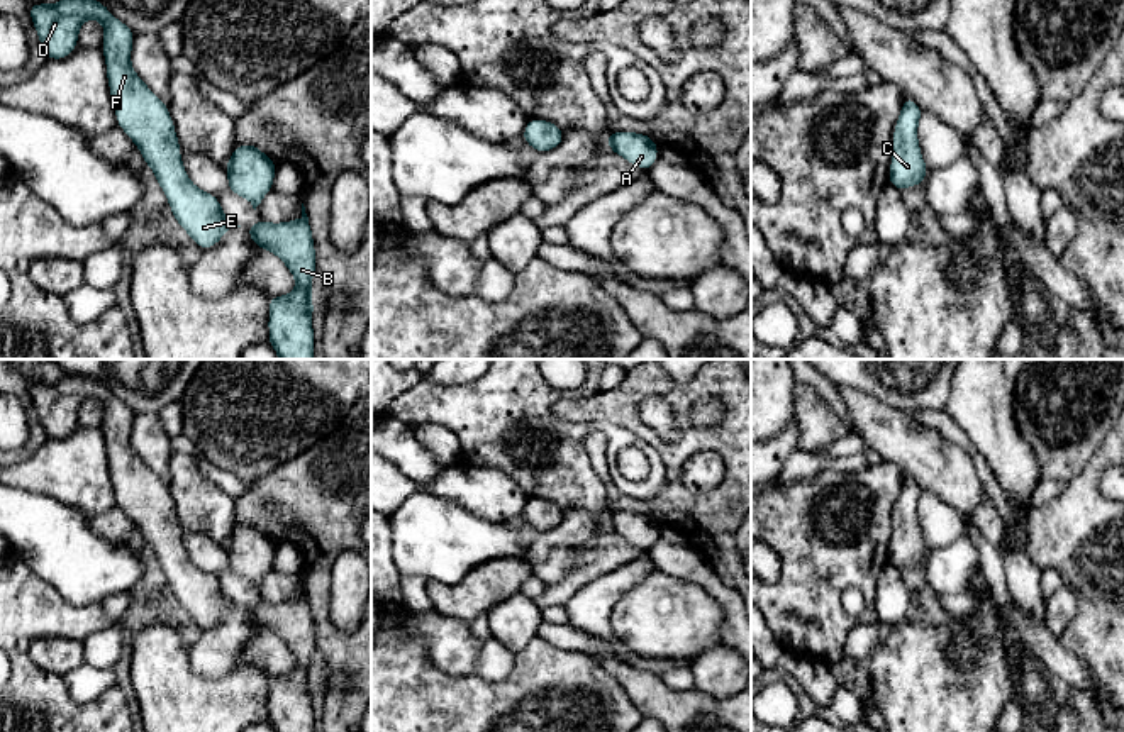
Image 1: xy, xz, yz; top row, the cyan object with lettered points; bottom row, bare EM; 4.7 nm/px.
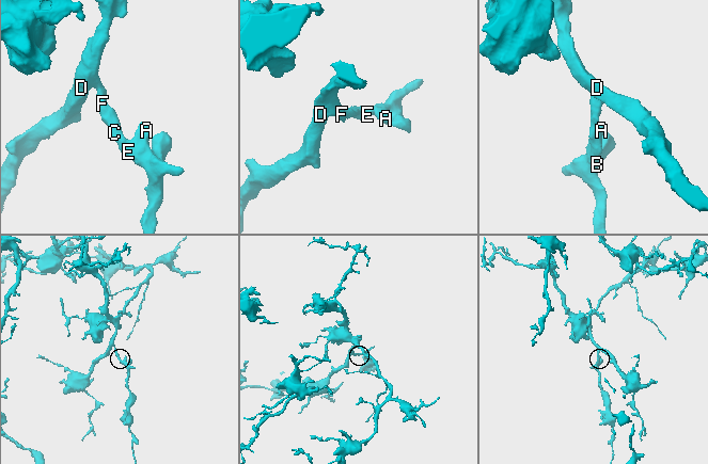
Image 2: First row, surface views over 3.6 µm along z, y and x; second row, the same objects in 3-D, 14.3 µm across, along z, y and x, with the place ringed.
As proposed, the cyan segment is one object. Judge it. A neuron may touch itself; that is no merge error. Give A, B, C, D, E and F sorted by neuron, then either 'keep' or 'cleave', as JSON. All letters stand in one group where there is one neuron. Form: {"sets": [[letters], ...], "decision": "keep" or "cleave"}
{"sets": [["A", "B", "C", "D", "E", "F"]], "decision": "keep"}

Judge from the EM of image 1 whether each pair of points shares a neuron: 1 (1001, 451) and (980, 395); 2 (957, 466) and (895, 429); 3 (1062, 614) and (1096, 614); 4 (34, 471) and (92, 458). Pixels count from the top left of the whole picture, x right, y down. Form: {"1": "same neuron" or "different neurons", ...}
{"1": "same neuron", "2": "same neuron", "3": "different neurons", "4": "same neuron"}

